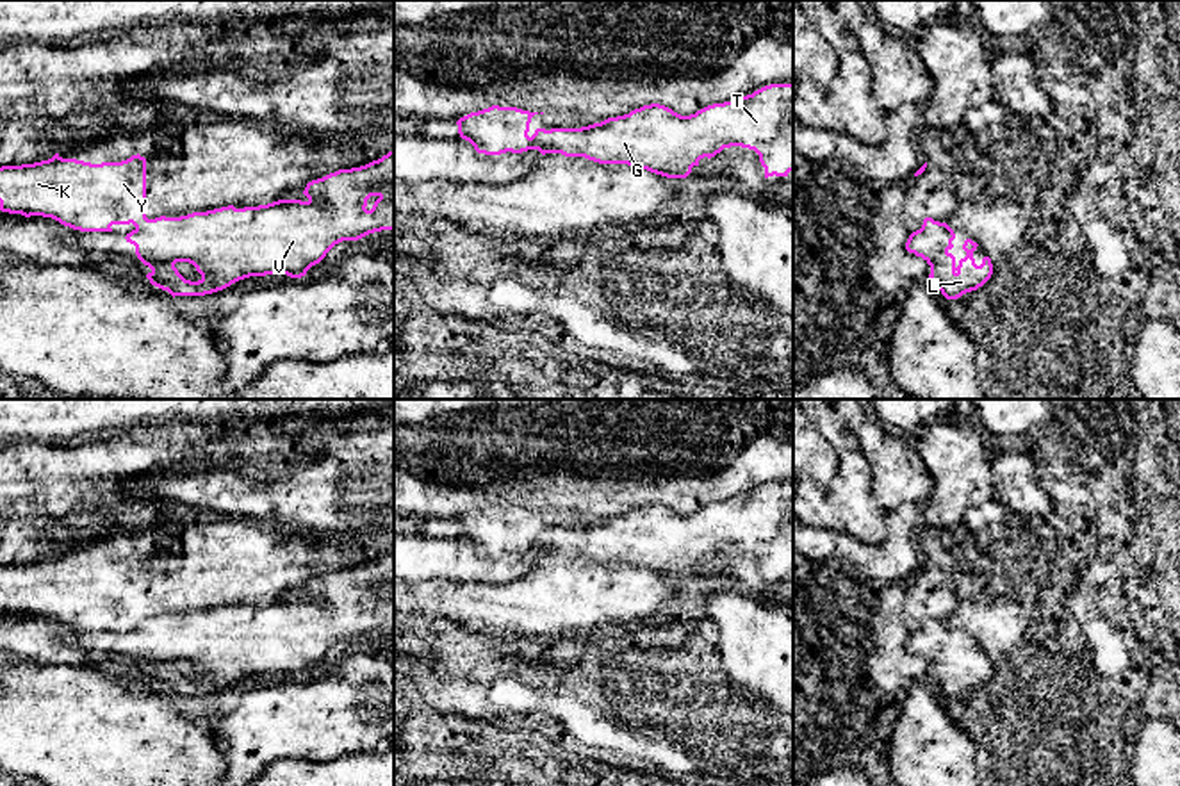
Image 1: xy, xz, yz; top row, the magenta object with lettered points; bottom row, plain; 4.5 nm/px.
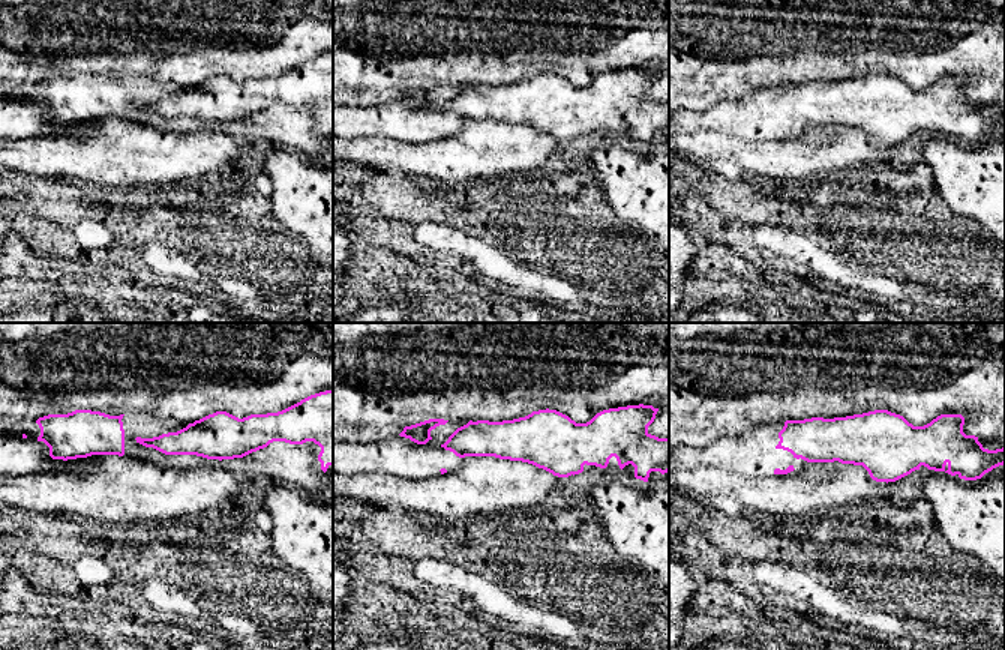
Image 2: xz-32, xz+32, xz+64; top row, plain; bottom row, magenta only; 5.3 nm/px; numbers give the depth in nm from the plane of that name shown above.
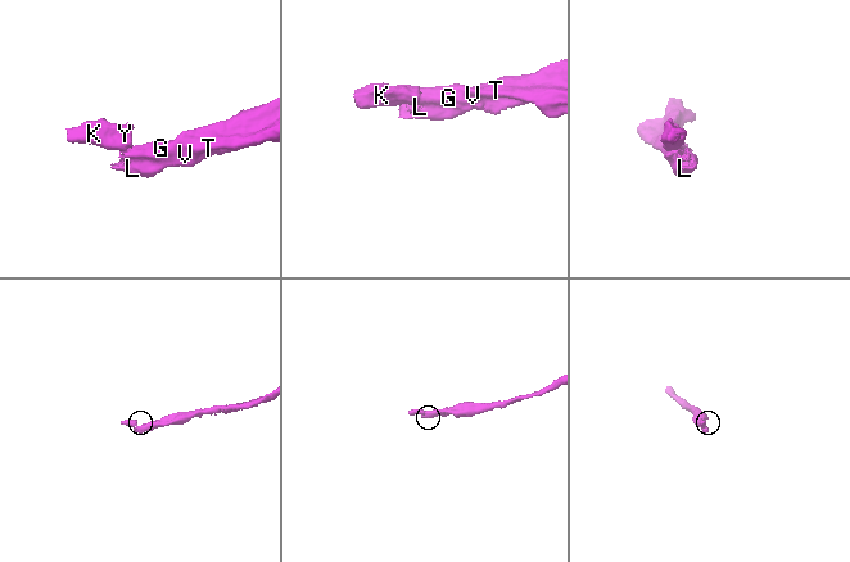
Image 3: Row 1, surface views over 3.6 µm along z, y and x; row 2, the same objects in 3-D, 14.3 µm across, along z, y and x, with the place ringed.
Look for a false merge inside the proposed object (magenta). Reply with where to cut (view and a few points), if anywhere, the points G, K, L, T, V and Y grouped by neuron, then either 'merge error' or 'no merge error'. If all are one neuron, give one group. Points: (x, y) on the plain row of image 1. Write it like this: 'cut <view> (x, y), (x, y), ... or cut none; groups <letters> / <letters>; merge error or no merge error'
cut xz (546, 530), (535, 548); groups G L T V / K Y; merge error

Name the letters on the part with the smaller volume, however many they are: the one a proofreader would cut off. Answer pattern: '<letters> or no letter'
K, Y

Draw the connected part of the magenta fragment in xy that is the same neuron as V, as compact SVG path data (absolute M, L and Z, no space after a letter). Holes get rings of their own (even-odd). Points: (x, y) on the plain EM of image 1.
M394 549L389 551L387 554L383 554L378 560L373 560L365 565L360 567L351 567L351 569L339 569L335 572L330 572L323 577L312 579L307 583L303 594L308 597L307 601L301 599L278 599L267 604L258 604L258 606L244 606L244 608L235 608L234 604L228 606L221 606L221 608L214 608L214 610L207 610L207 611L193 611L187 615L180 615L180 617L155 617L155 618L148 618L146 622L143 622L141 626L137 626L135 629L132 629L130 633L127 633L127 642L135 645L135 654L137 658L148 665L152 670L146 674L146 677L150 679L152 684L168 690L173 697L175 695L205 695L205 693L212 693L217 690L223 690L226 686L230 686L232 683L250 677L250 675L266 675L266 674L287 674L291 677L301 677L307 674L307 670L319 663L326 652L339 642L342 640L358 640L369 633L374 631L381 631L381 629L394 629ZM176 661L189 661L196 667L196 670L201 674L201 677L198 681L191 681L185 679L178 668L175 667Z

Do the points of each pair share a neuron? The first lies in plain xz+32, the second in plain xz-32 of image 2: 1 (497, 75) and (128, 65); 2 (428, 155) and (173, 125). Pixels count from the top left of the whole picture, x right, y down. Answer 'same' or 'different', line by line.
1: same
2: different

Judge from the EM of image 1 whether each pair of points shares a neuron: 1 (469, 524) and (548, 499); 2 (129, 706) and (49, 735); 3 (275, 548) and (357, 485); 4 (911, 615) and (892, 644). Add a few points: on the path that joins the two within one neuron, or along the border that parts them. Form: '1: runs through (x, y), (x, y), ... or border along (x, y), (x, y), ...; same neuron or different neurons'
1: border along (535, 510), (539, 514); different neurons
2: runs through (109, 726), (104, 731), (68, 731); same neuron
3: border along (255, 521), (335, 540); different neurons
4: border along (904, 583), (902, 622), (911, 631); different neurons

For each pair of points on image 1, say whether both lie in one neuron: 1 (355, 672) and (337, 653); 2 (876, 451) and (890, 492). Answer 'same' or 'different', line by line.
1: different
2: same

